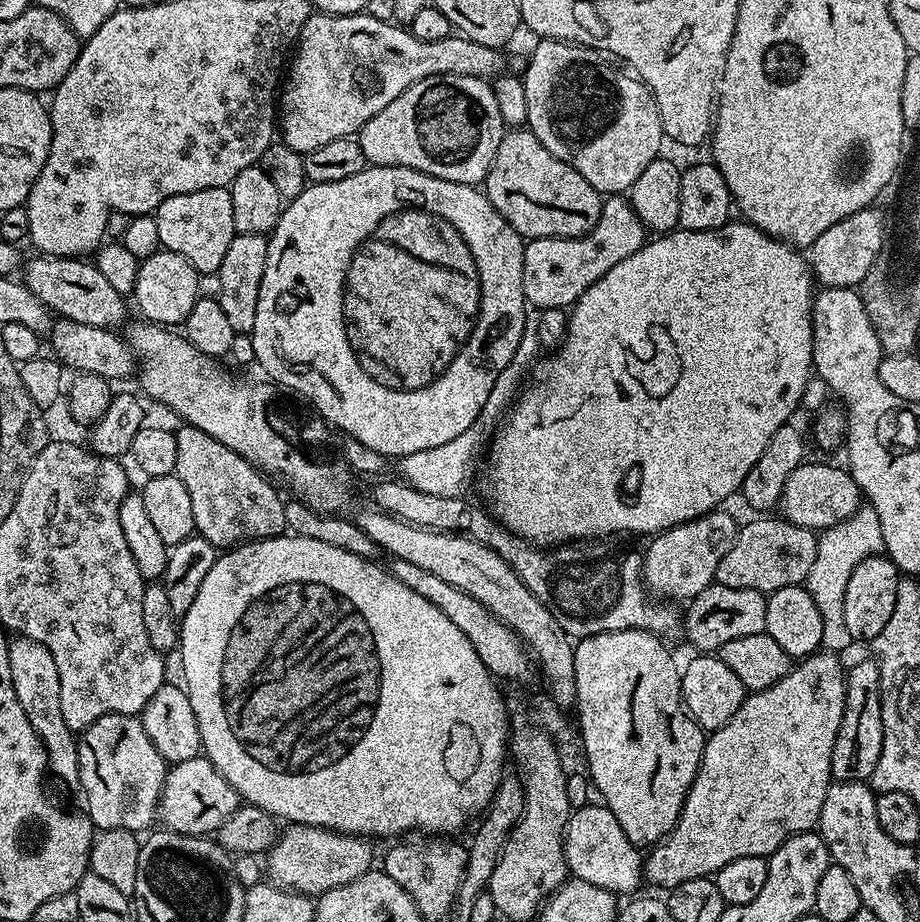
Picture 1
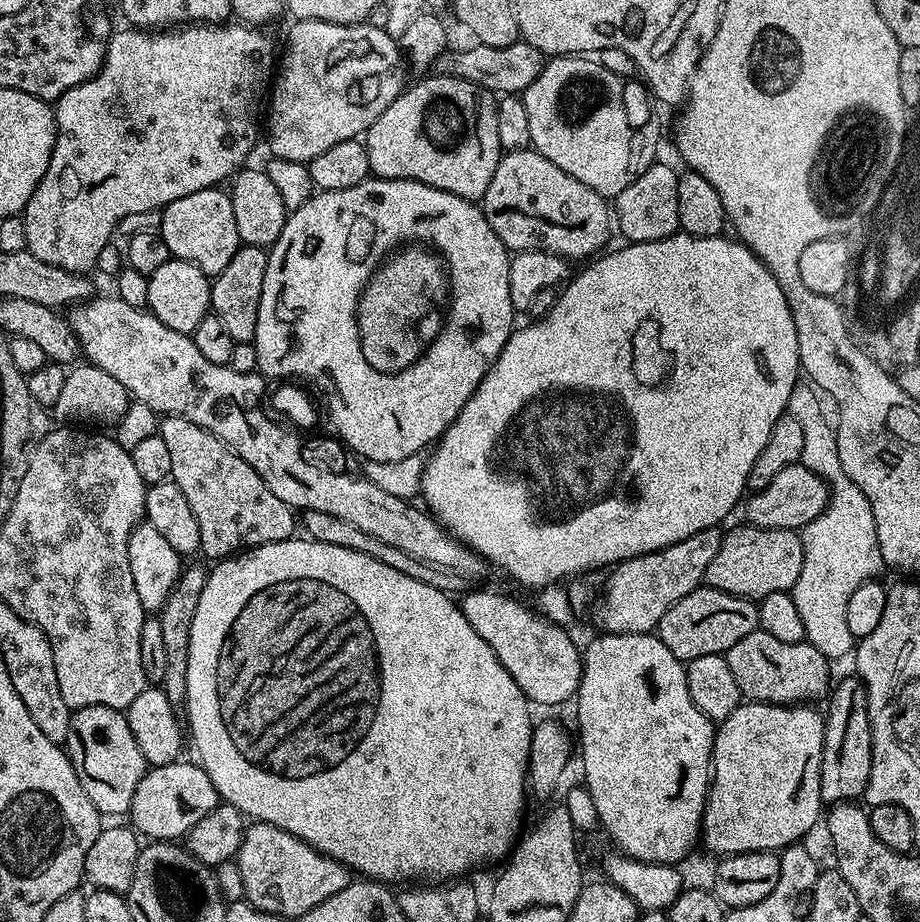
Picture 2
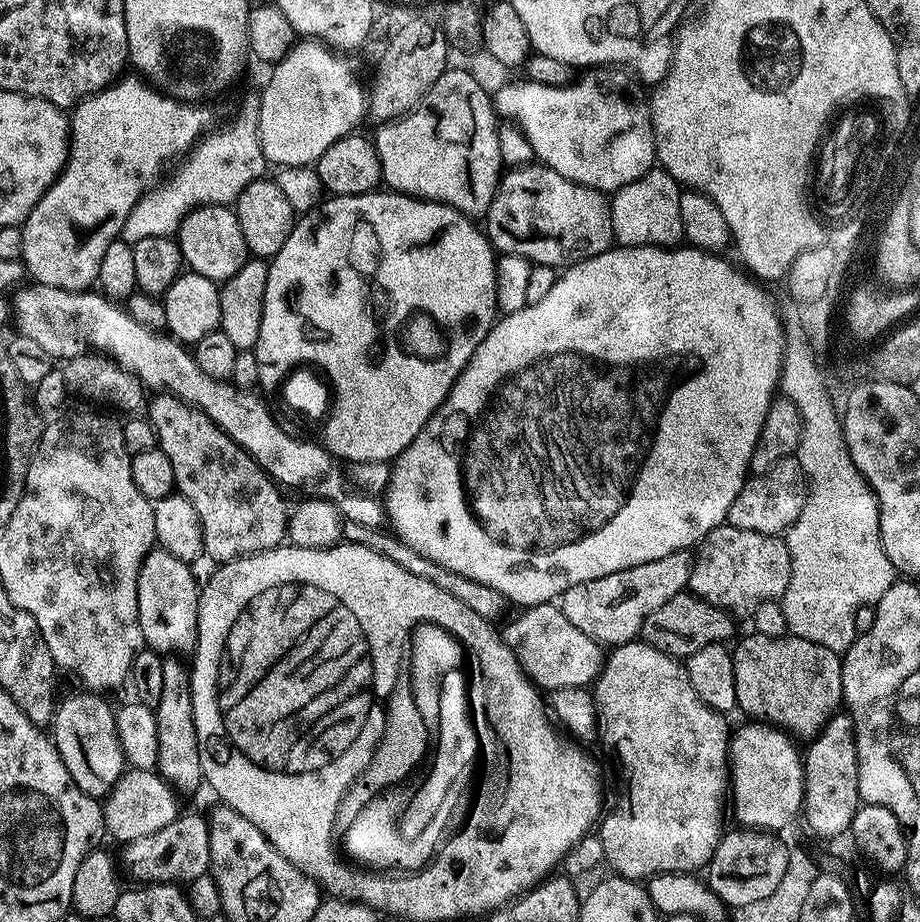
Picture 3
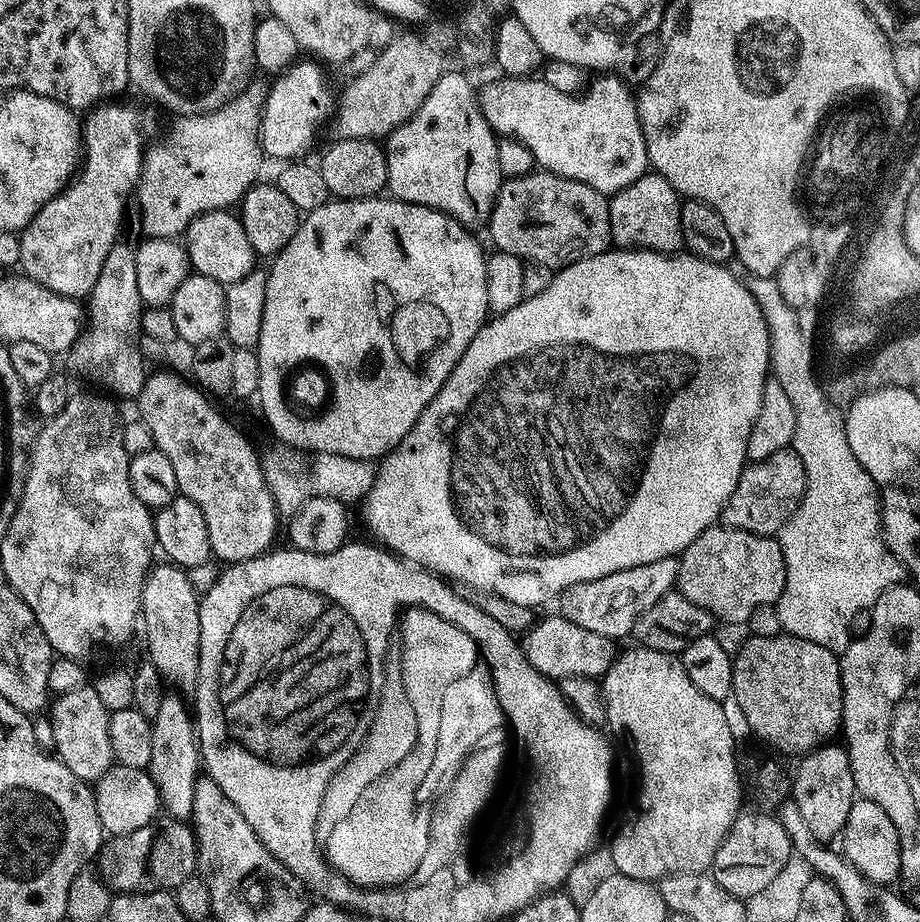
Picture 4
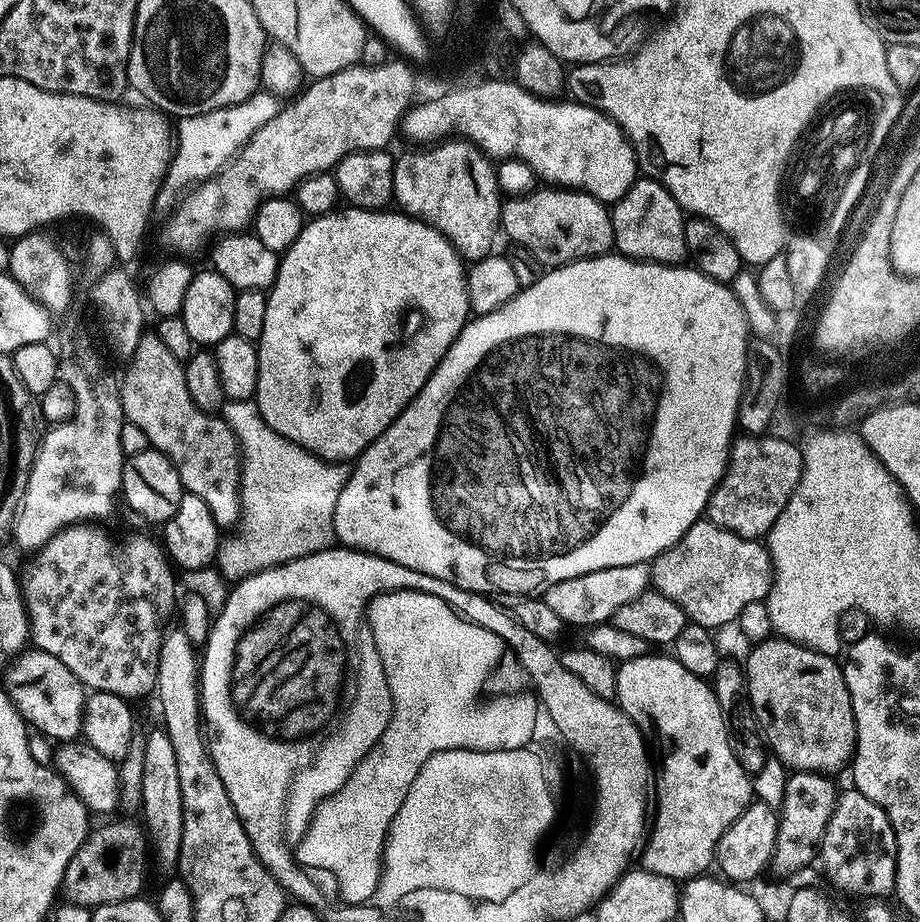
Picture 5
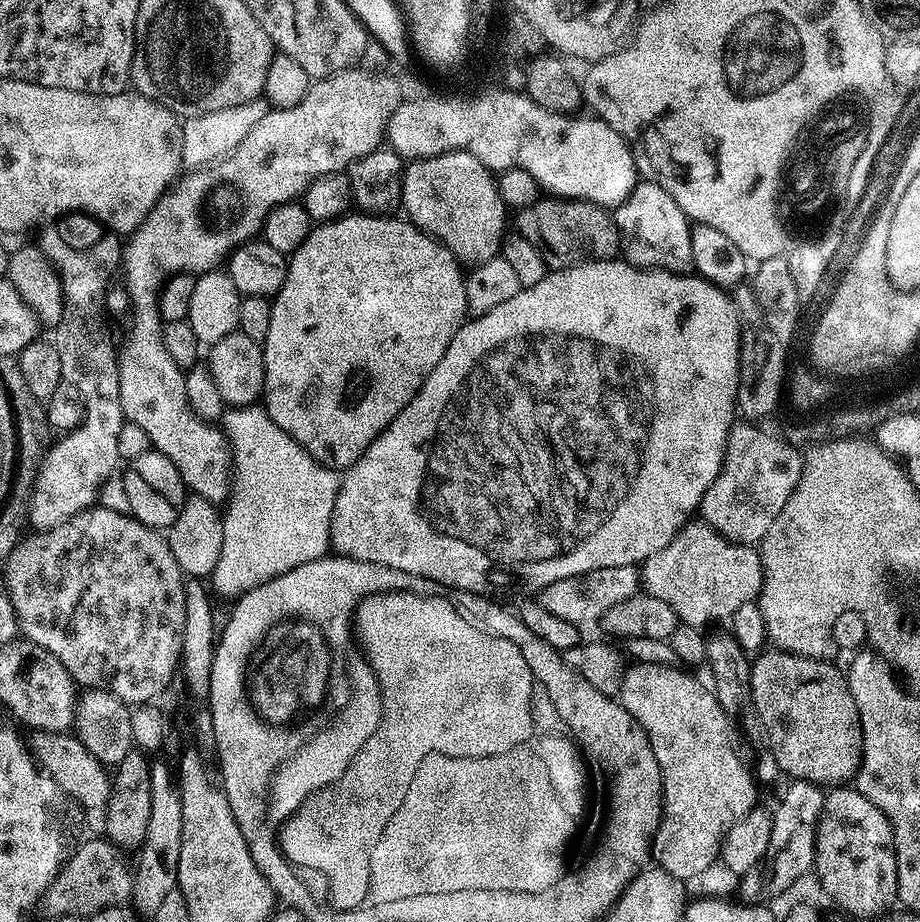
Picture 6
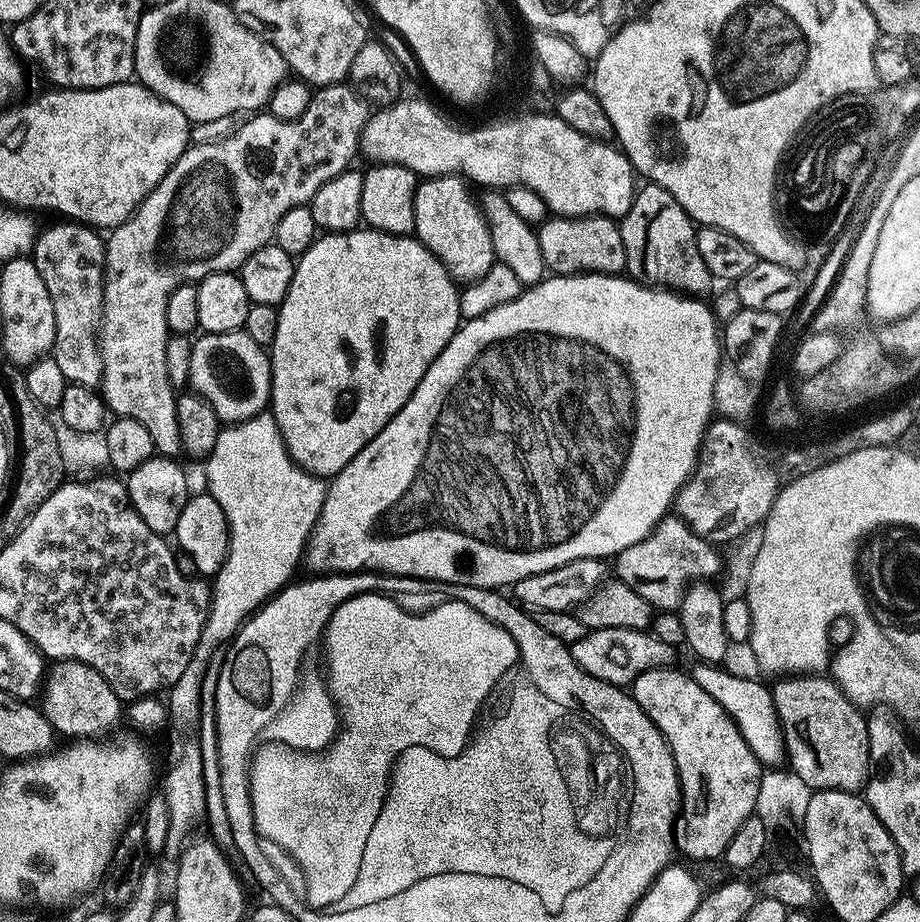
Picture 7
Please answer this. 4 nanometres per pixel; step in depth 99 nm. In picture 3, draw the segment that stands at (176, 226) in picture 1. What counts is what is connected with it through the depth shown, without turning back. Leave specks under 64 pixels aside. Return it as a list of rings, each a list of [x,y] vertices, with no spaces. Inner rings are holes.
[[[202,204],[199,208],[195,208],[182,221],[180,231],[176,233],[174,239],[180,246],[180,253],[184,256],[185,265],[191,271],[202,274],[206,278],[217,282],[223,282],[234,274],[238,274],[238,270],[242,270],[242,266],[250,258],[250,253],[246,246],[246,238],[242,238],[242,226],[238,226],[236,213],[231,207],[223,204]]]

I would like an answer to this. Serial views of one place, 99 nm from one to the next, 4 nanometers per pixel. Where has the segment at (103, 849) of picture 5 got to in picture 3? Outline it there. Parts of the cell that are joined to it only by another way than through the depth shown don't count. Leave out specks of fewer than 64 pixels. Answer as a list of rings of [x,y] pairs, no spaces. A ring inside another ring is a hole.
[[[199,811],[189,816],[177,815],[170,826],[146,838],[127,841],[124,860],[132,864],[133,881],[149,883],[191,882],[199,876],[209,875],[212,867],[211,827],[207,815]]]

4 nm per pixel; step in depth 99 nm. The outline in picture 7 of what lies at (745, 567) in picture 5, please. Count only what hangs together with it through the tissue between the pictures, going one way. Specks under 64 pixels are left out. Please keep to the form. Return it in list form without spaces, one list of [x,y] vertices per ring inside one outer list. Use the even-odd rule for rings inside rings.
[[[669,514],[646,539],[615,557],[615,575],[623,584],[630,586],[634,594],[642,594],[642,598],[646,598],[653,609],[676,612],[694,584],[711,581],[711,576],[719,574],[720,556],[716,551],[708,541],[694,534],[685,520]]]

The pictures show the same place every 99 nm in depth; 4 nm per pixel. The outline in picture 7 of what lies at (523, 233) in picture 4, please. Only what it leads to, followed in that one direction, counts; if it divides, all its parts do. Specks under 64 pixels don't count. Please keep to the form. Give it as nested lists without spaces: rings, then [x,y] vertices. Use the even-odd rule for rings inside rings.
[[[552,214],[539,225],[536,237],[538,246],[542,246],[545,269],[557,276],[615,276],[626,269],[626,246],[622,246],[619,223],[611,216],[575,217]]]

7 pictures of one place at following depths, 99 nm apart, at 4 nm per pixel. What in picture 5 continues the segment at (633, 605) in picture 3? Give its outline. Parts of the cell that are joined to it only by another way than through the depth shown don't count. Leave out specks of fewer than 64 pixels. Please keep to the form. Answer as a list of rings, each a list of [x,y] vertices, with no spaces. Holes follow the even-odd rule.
[[[635,564],[634,566],[614,566],[613,568],[607,568],[606,570],[594,570],[590,574],[582,574],[578,578],[566,578],[562,582],[554,582],[554,586],[544,589],[542,598],[546,602],[546,606],[550,606],[550,610],[554,610],[554,614],[558,614],[558,618],[562,618],[564,620],[565,625],[572,626],[572,624],[577,624],[578,627],[583,628],[584,630],[589,626],[609,623],[609,621],[612,619],[612,615],[618,610],[622,610],[622,606],[626,606],[628,602],[634,602],[634,600],[642,595],[643,592],[649,591],[651,583],[652,569],[648,564]]]

